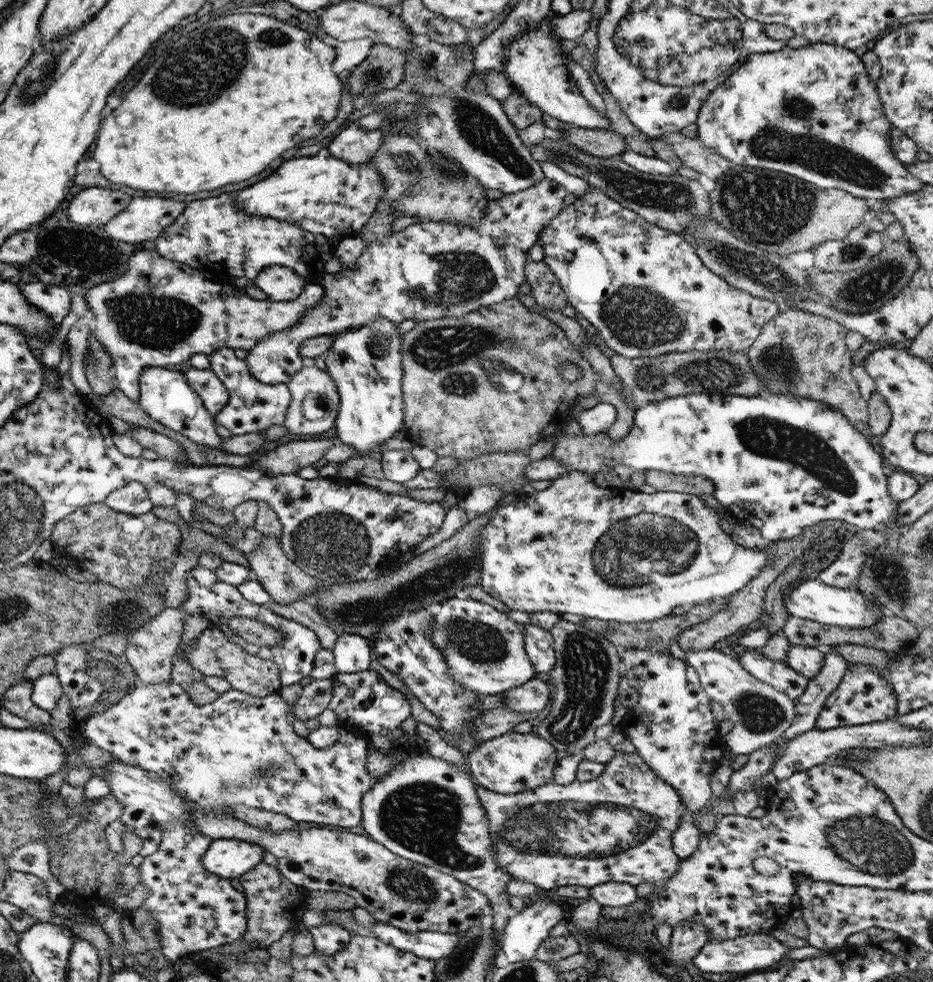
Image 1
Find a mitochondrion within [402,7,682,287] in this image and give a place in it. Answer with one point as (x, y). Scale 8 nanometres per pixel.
(480, 130)

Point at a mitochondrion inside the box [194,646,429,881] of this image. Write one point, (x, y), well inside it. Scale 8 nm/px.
(230, 786)

